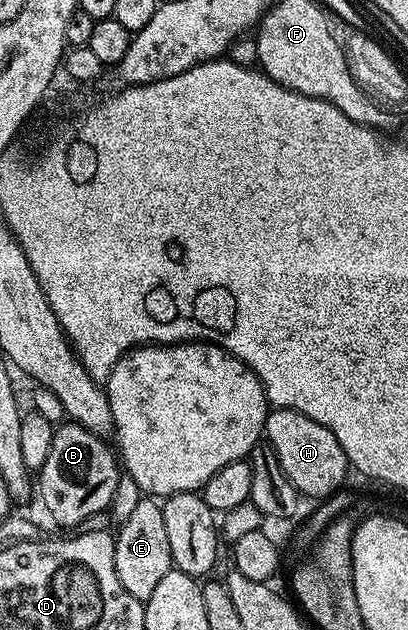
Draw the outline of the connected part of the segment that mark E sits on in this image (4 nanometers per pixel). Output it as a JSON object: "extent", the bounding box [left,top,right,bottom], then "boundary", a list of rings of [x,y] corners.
{"extent":[113,498,174,602],"boundary":[[[141,498],[137,505],[125,516],[121,529],[116,529],[113,545],[115,546],[115,574],[123,582],[123,590],[137,601],[144,602],[151,598],[155,586],[159,586],[163,574],[174,571],[171,558],[171,541],[167,539],[167,526],[163,523],[161,504],[153,498]]]}

